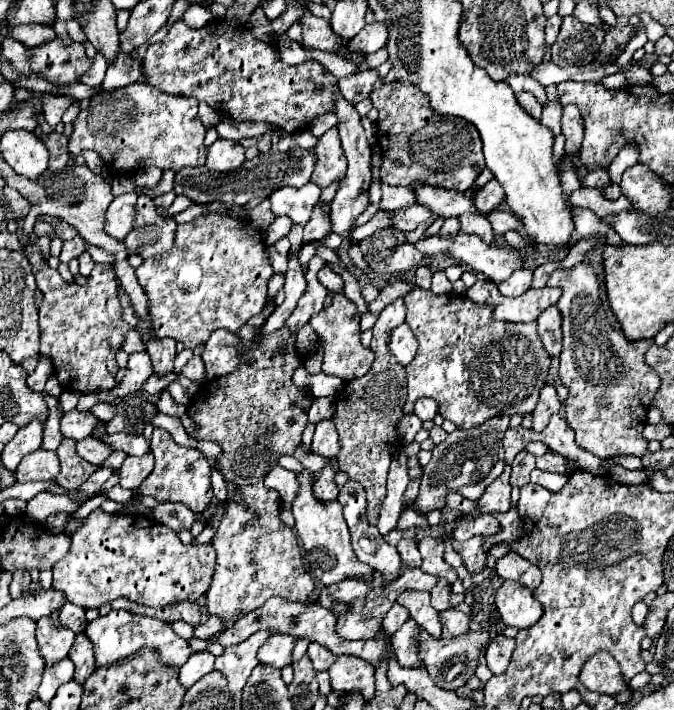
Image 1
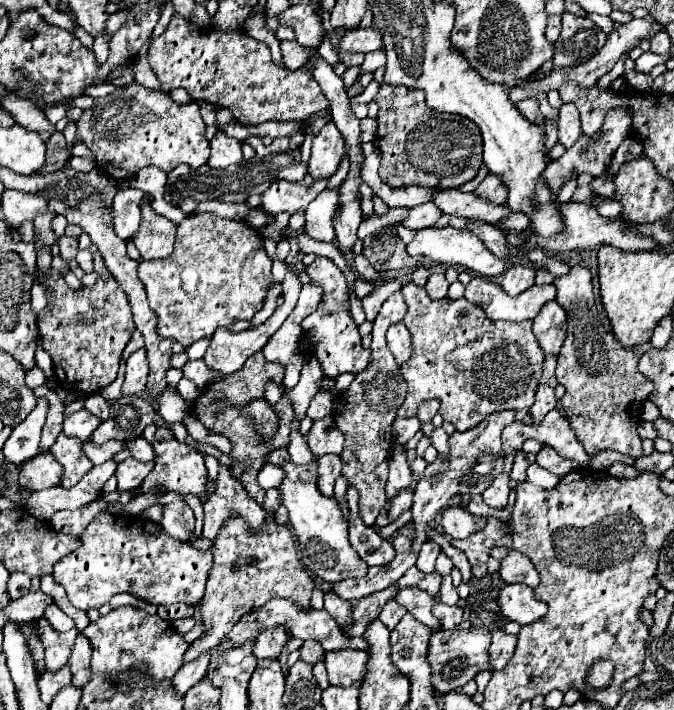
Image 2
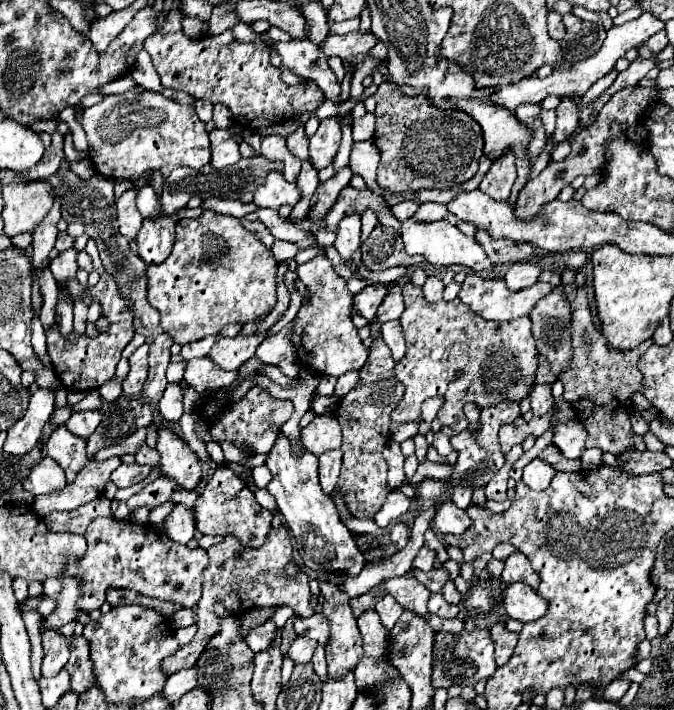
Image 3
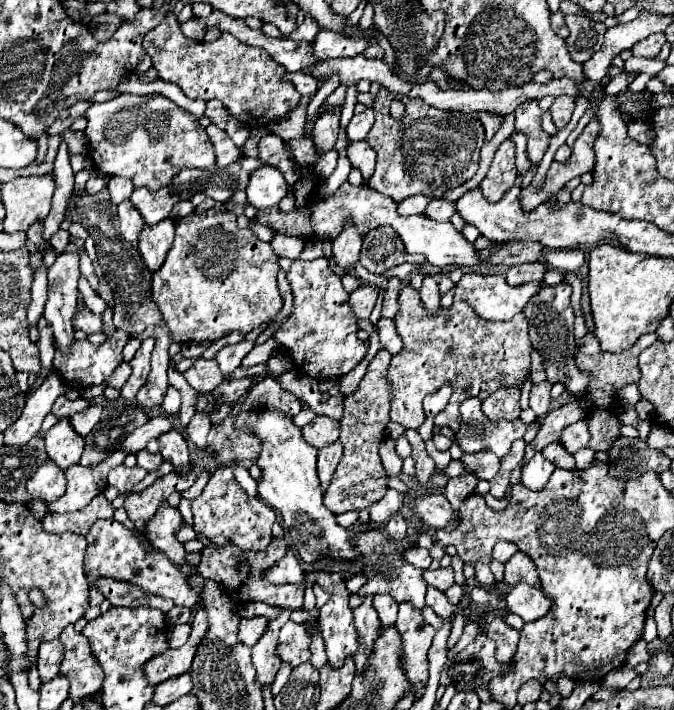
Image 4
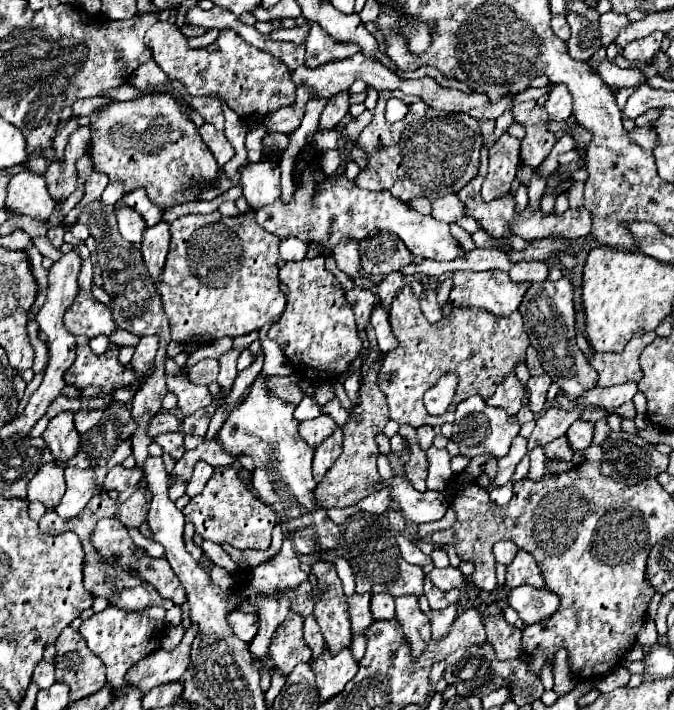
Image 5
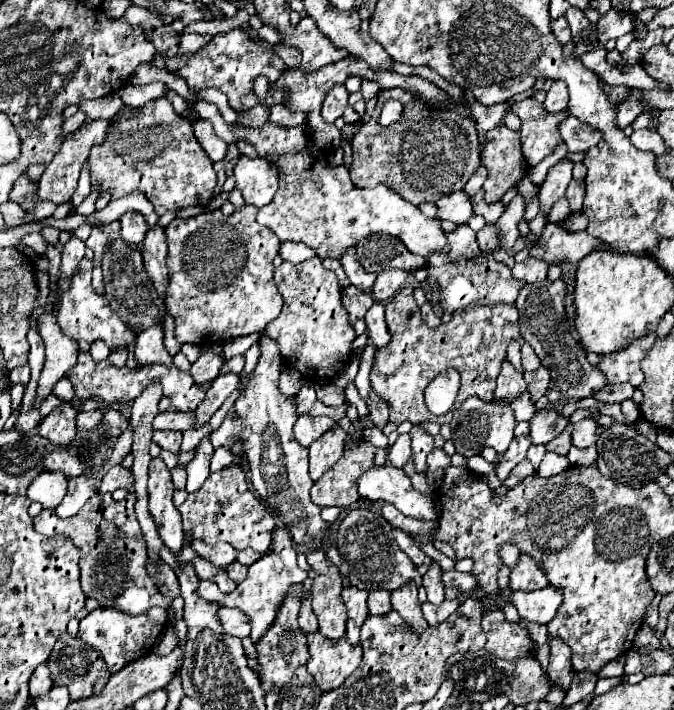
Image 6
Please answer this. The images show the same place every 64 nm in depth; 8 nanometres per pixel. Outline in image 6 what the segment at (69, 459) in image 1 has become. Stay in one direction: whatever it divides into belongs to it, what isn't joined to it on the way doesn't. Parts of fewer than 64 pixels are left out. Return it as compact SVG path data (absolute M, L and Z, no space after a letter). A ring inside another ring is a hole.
M62 400L62 404L58 406L56 412L50 412L48 416L42 418L40 426L38 426L38 434L48 438L54 444L62 444L68 446L74 436L76 436L76 408L72 406L72 402Z

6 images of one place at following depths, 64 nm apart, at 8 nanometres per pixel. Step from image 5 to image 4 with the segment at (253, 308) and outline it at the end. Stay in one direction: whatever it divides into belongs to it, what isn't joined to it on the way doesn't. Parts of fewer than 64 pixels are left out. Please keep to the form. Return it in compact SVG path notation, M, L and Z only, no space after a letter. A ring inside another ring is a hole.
M234 212L190 214L190 220L176 222L176 236L162 268L152 276L152 300L158 304L164 322L178 344L216 340L230 332L250 332L270 322L284 300L276 286L278 256L270 242L262 242L252 228L238 228Z

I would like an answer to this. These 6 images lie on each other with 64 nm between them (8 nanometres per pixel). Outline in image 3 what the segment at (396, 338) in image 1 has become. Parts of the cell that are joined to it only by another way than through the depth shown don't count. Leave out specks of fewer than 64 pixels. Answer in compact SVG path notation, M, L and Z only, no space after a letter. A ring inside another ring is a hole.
M390 320L382 324L382 340L392 350L394 360L400 360L406 354L406 344L404 344L404 336L398 320Z

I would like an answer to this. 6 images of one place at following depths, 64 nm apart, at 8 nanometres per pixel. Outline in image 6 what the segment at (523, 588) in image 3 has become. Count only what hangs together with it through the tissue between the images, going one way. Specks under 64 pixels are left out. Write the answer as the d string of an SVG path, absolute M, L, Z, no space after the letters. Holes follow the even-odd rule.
M554 586L534 592L512 594L512 604L516 606L518 614L528 622L536 622L536 624L548 624L554 618L560 602L562 602L562 590L556 590Z

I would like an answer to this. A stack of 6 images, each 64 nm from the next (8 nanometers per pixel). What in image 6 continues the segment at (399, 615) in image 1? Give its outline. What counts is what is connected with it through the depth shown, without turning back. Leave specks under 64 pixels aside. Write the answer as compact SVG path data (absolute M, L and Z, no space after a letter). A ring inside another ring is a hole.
M372 590L368 592L368 610L370 614L386 614L390 610L390 592L388 590Z

